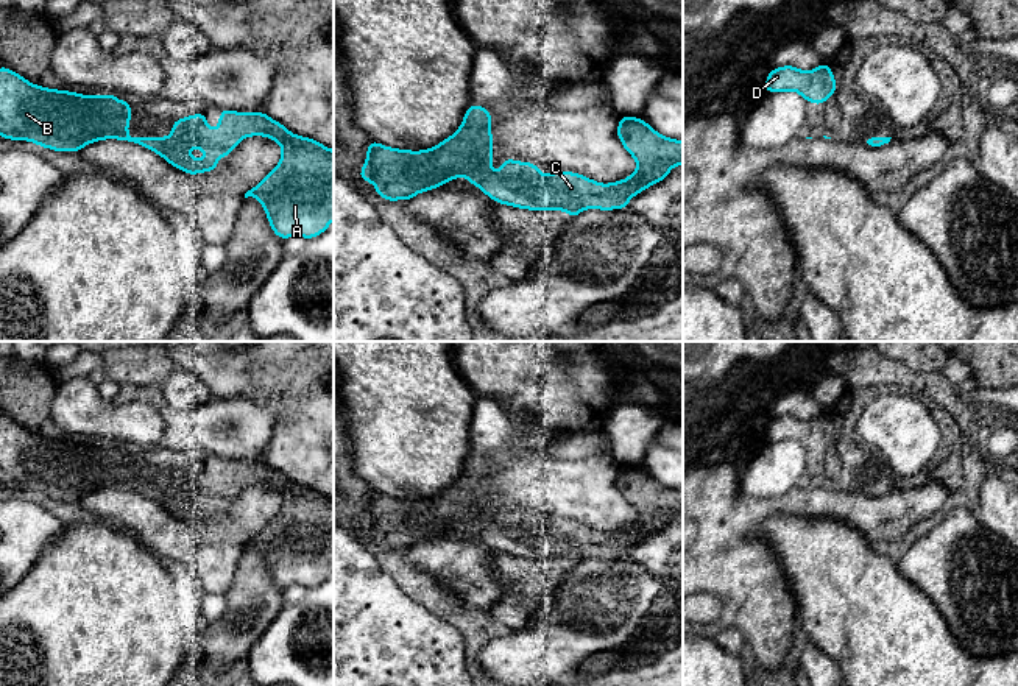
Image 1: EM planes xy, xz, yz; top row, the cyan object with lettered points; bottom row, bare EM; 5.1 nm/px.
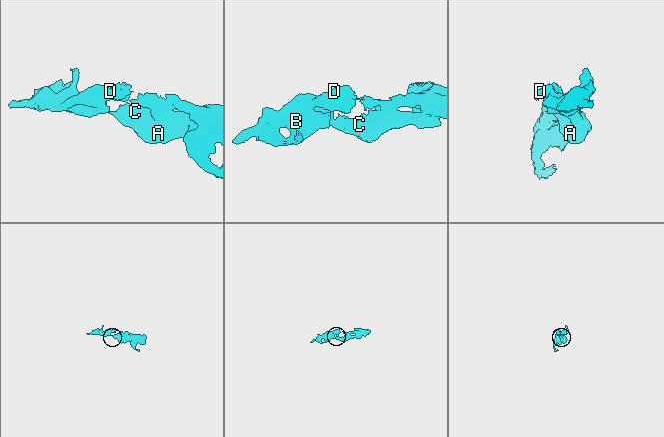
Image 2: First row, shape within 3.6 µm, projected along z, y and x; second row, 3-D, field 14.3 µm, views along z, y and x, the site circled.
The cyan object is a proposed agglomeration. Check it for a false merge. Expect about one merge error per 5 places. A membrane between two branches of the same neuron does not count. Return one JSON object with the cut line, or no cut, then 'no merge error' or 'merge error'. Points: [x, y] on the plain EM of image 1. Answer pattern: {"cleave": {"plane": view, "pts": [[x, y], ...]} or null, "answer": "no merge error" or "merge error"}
{"cleave": null, "answer": "no merge error"}

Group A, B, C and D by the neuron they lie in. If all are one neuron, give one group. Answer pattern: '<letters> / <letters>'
A B C D

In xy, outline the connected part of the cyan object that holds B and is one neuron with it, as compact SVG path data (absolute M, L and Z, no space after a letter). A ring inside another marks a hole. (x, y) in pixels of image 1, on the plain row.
M0 416L0 486L11 490L30 490L39 496L45 496L55 500L80 500L87 493L103 488L118 488L142 494L159 505L162 505L173 516L189 522L206 522L207 519L220 519L217 516L218 507L226 507L237 493L249 485L271 486L282 496L282 505L276 518L273 518L254 538L245 543L245 547L257 547L268 566L270 575L281 588L292 585L301 585L306 589L324 582L334 569L334 499L326 497L323 493L309 486L292 483L284 474L271 469L265 461L235 461L221 458L218 477L209 479L207 469L203 461L178 468L171 476L170 486L129 486L128 472L131 469L131 452L117 449L112 443L87 446L83 443L45 438L31 433L16 421L6 416ZM190 496L198 496L207 504L206 508L192 508Z

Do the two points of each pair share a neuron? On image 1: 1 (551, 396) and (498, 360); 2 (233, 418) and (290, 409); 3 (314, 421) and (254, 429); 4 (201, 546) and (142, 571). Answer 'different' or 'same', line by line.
1: same
2: different
3: different
4: different

